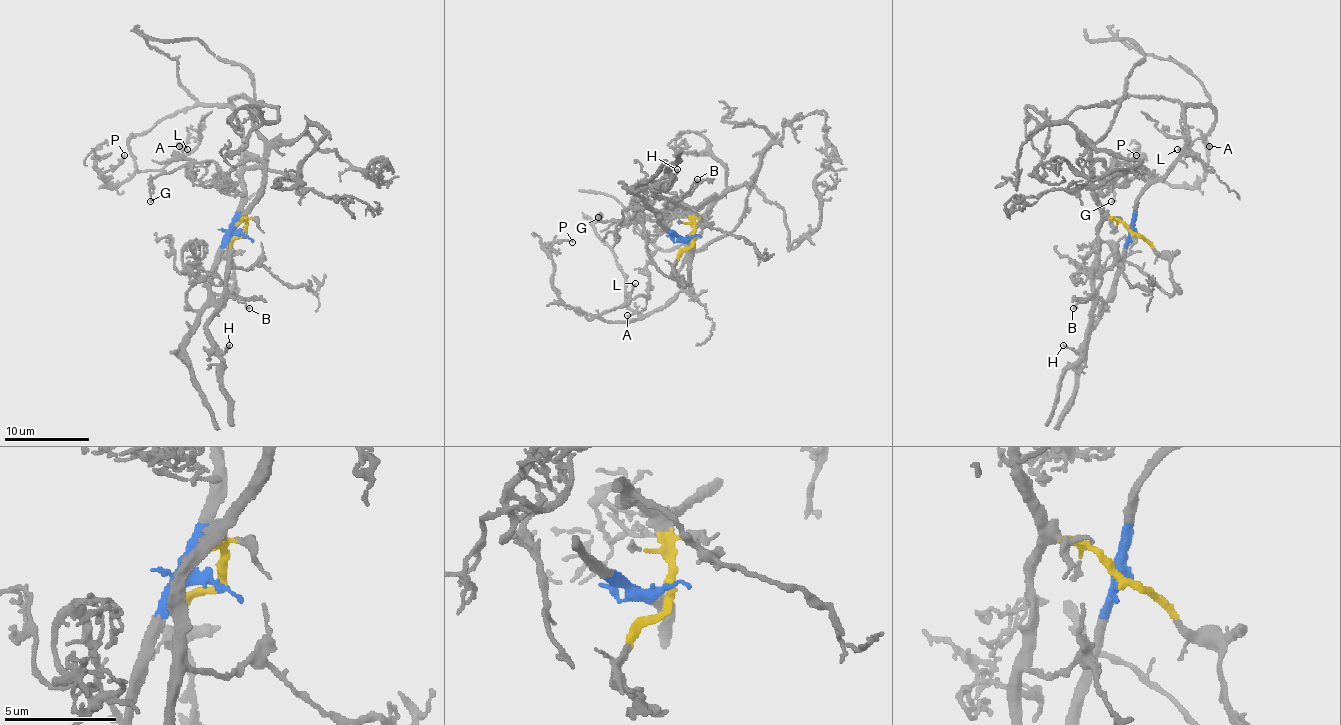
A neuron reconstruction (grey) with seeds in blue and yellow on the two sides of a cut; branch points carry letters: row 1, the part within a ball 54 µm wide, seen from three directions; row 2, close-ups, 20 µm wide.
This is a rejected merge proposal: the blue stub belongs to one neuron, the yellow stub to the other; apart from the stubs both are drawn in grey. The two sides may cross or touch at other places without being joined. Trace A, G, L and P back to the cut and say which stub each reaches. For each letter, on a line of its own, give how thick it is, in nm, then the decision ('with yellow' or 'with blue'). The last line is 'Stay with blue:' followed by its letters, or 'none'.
A: calibre 160 nm; with blue
G: calibre 160 nm; with yellow
L: calibre 150 nm; with blue
P: calibre 170 nm; with blue
Stay with blue: A, L, P

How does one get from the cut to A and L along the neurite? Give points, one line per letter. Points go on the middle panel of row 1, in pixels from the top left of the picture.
A: (692, 236), (684, 238), (690, 291), (622, 321), (577, 310), (590, 319), (645, 298), (641, 310), (626, 315)
L: (692, 236), (684, 238), (690, 291), (622, 321), (577, 310), (594, 319), (622, 306), (635, 283)

